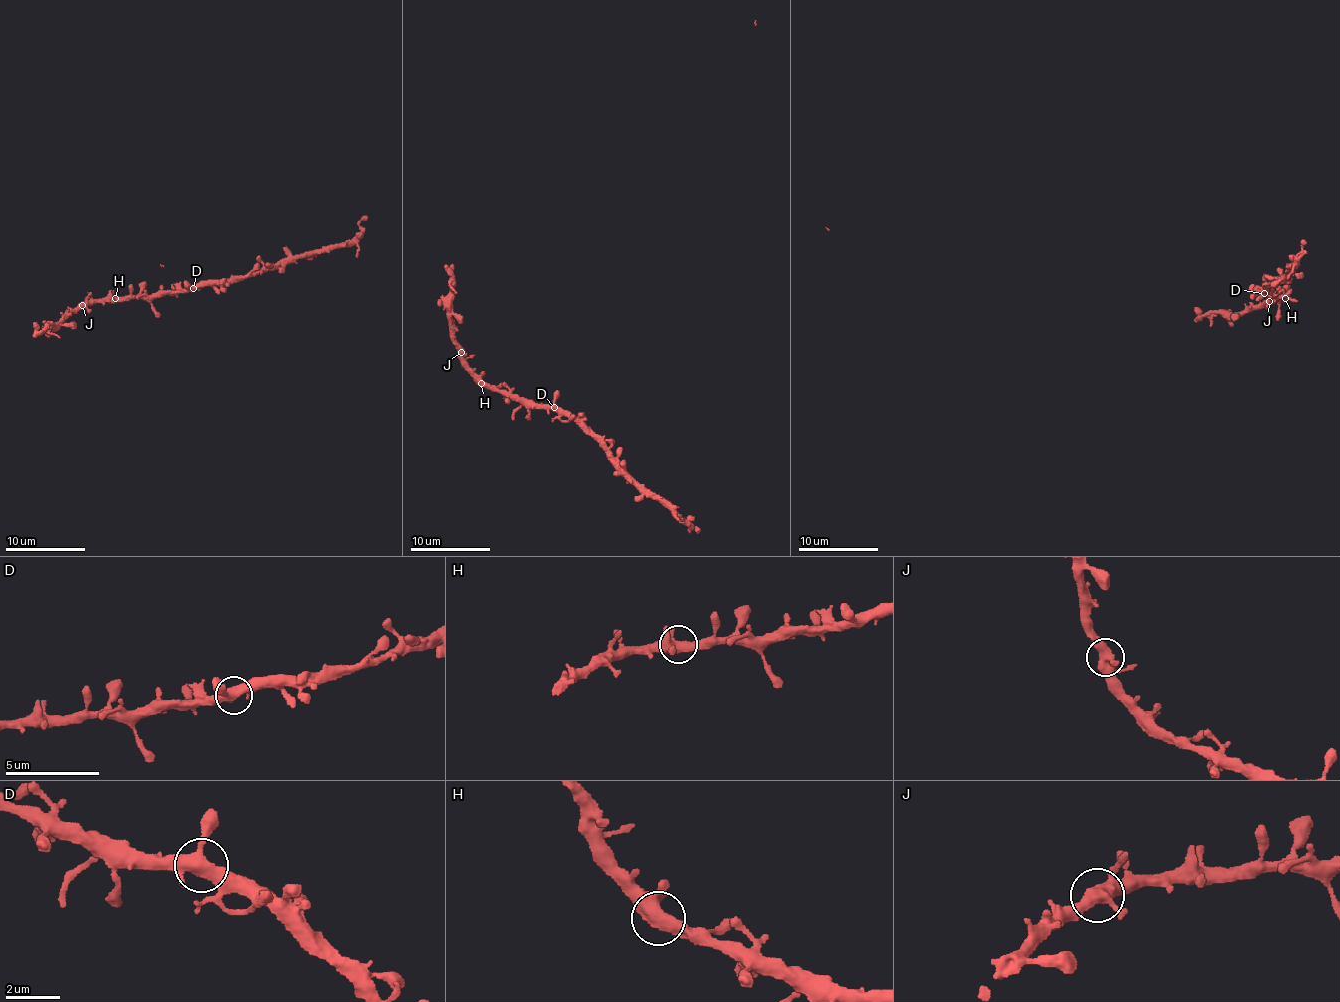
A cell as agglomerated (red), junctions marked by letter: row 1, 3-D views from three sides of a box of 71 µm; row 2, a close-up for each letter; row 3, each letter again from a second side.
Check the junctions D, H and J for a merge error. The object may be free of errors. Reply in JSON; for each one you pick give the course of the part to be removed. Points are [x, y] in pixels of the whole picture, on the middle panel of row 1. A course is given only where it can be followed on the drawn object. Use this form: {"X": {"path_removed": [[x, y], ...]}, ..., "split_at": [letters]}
{"split_at": []}

